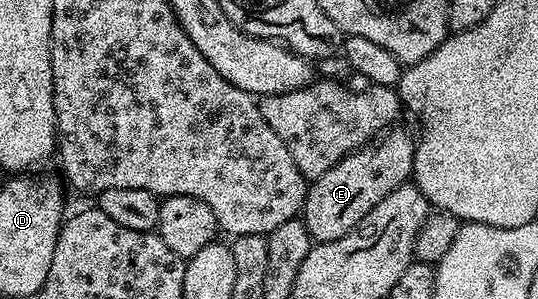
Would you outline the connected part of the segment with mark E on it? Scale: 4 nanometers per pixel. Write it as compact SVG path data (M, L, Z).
M391 129L383 133L380 140L344 156L344 160L328 168L324 176L309 183L300 217L315 243L340 240L340 236L352 232L352 228L356 228L356 224L360 224L360 220L364 220L364 216L368 216L384 196L411 181L416 142L398 129Z

